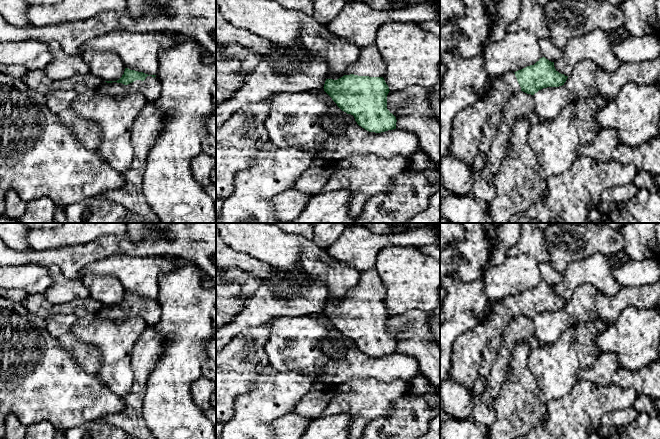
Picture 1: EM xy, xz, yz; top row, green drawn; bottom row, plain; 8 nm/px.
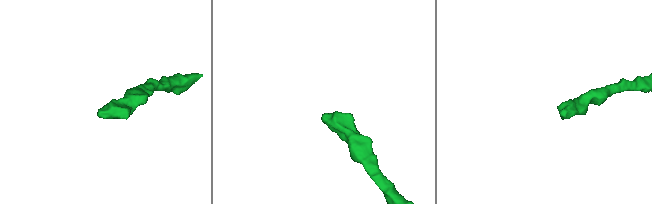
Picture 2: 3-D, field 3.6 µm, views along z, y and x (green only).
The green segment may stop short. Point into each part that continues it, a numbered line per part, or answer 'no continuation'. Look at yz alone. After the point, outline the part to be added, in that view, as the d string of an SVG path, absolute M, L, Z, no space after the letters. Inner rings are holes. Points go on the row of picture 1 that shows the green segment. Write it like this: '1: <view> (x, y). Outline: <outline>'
1: yz (467, 131). Outline: M509 71L495 77L493 87L485 98L456 114L451 134L451 155L470 166L480 152L479 144L484 123L492 115L501 113L508 99L519 91L521 87L514 72Z

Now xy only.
1: xy (151, 87). Outline: M157 75L154 78L152 76L147 76L144 81L136 80L128 85L117 82L107 83L103 81L99 90L110 96L140 92L145 95L148 101L154 102L161 93L161 82Z

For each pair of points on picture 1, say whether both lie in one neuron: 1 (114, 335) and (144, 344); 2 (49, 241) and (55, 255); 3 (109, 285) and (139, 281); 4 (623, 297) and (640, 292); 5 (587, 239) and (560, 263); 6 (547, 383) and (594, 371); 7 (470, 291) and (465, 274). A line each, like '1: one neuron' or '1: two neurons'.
1: two neurons
2: two neurons
3: two neurons
4: one neuron
5: one neuron
6: two neurons
7: two neurons

